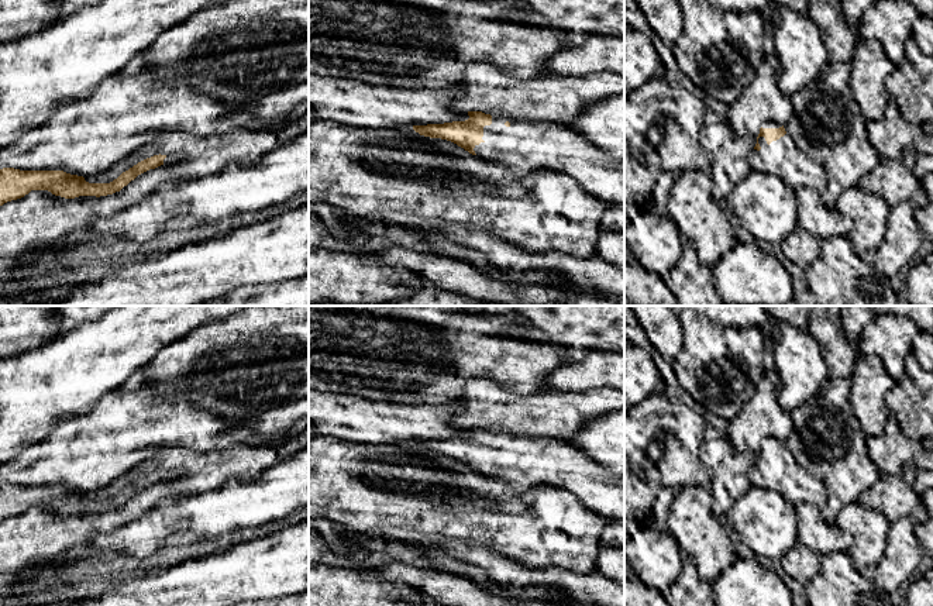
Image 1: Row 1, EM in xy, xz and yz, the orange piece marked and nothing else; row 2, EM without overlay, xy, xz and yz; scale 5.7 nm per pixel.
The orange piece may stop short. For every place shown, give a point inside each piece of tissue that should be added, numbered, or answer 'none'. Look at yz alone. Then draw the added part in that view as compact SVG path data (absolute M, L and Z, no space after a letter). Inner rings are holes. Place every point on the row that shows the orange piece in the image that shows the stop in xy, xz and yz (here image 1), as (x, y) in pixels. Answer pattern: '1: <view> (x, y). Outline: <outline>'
1: yz (782, 158). Outline: M788 132L770 145L760 137L758 144L761 149L748 155L751 171L772 173L792 190L803 186L822 193L826 189L824 168L802 152Z

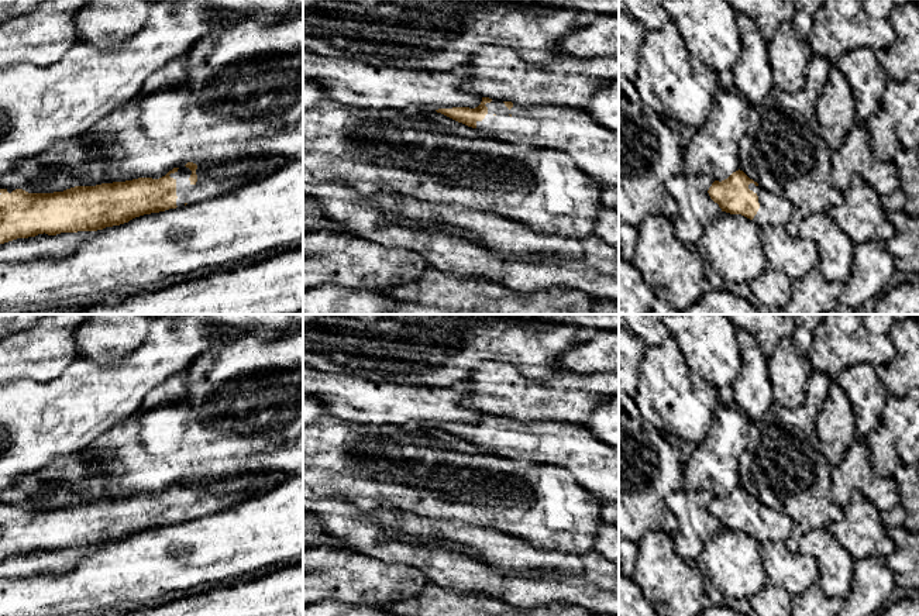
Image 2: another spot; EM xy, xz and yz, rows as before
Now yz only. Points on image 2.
1: yz (775, 210). Outline: M750 183L748 189L758 196L760 209L753 218L758 227L768 224L785 227L791 221L794 209L784 197L772 195L754 183Z

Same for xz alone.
1: xz (595, 148). Outline: M503 100L485 104L488 114L476 121L476 128L489 138L505 141L520 148L557 149L571 159L593 180L610 187L619 187L619 137L599 125L585 110L567 106L519 106L509 110Z

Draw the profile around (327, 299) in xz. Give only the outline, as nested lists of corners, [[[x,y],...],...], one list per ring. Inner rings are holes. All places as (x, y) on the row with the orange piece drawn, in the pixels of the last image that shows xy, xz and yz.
[[[334,282],[303,290],[303,314],[393,314],[399,306],[379,290],[341,288]]]

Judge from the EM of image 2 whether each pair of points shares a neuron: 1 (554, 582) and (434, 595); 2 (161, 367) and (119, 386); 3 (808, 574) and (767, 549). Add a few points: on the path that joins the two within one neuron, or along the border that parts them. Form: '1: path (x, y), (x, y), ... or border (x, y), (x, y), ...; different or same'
1: border (429, 580), (453, 592), (482, 594), (486, 596); different
2: path (151, 367), (145, 367), (128, 381); same
3: path (798, 573), (790, 571), (777, 558); same

